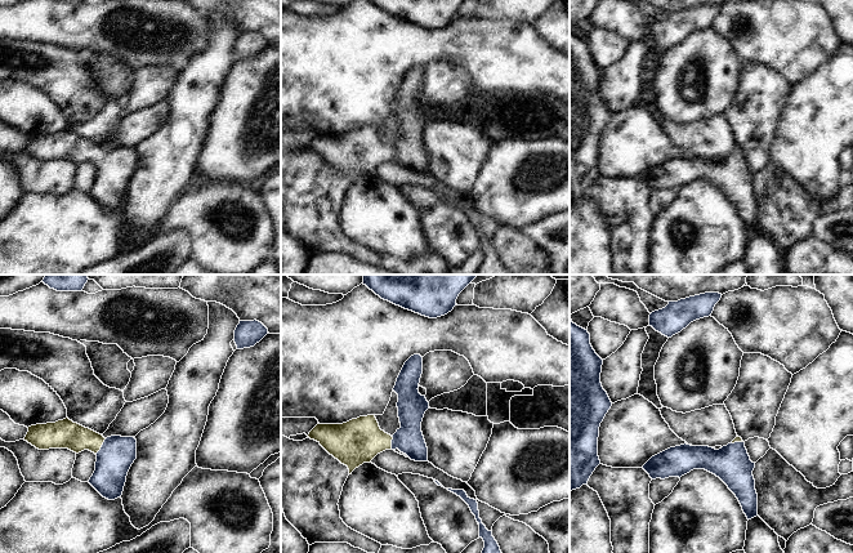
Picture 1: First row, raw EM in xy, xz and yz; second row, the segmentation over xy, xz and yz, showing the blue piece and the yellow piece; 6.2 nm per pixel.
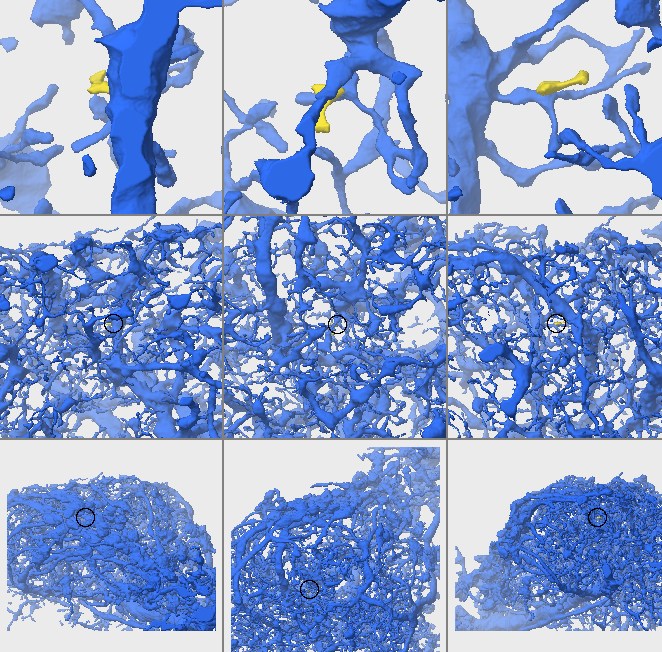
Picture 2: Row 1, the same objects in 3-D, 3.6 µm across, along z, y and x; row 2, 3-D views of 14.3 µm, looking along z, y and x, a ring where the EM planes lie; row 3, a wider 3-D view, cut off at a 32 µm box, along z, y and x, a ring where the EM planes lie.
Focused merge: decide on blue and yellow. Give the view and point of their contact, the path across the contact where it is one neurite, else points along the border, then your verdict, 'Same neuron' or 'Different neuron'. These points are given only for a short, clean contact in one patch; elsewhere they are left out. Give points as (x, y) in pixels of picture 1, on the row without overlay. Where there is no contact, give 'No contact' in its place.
Touches blue at xy (102, 157). Path across: xy (116, 166), (102, 157), (65, 145). Same neuron.

